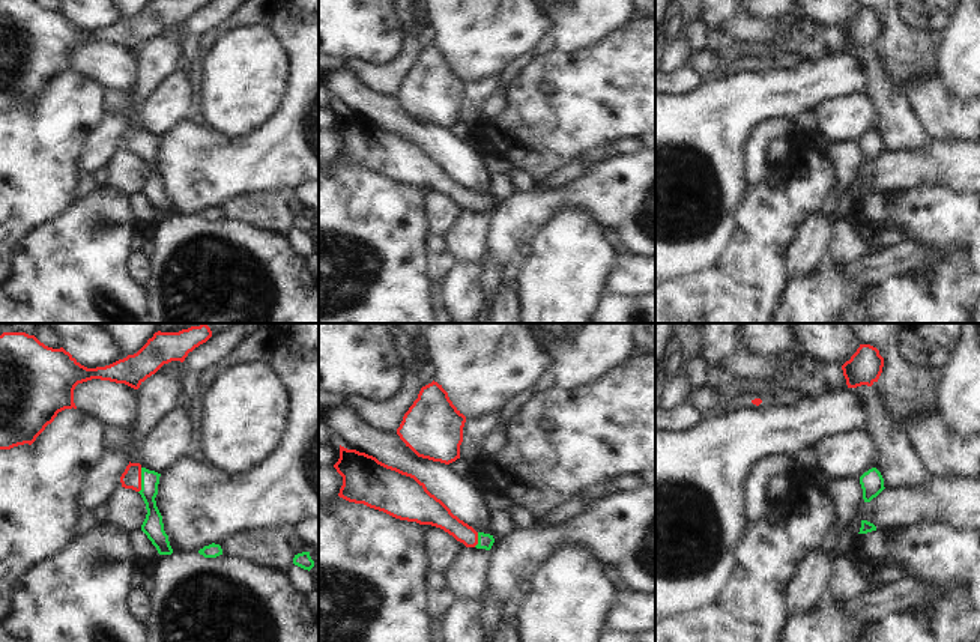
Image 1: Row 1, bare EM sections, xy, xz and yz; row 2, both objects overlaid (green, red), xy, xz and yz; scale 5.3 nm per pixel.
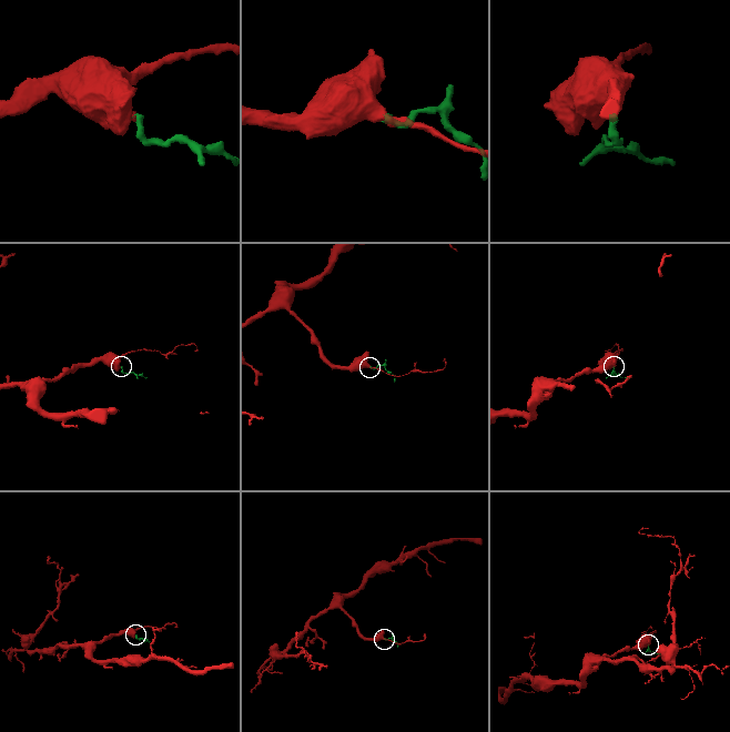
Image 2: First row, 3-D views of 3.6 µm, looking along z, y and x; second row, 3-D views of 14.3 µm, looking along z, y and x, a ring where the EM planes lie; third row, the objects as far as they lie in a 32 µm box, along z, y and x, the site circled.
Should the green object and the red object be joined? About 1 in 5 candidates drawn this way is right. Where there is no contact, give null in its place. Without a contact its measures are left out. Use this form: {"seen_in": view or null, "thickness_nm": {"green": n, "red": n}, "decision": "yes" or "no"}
{"seen_in": "xy", "thickness_nm": {"green": 110, "red": 110}, "decision": "yes"}

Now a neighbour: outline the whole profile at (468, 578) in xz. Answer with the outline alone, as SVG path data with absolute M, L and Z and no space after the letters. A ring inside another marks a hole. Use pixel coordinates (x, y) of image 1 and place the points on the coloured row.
M464 547L446 574L451 591L457 598L485 597L488 570L490 550Z

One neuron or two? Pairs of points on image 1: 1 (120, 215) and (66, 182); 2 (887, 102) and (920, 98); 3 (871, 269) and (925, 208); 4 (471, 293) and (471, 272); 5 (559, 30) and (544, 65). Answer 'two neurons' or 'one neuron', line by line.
1: two neurons
2: two neurons
3: two neurons
4: one neuron
5: two neurons

